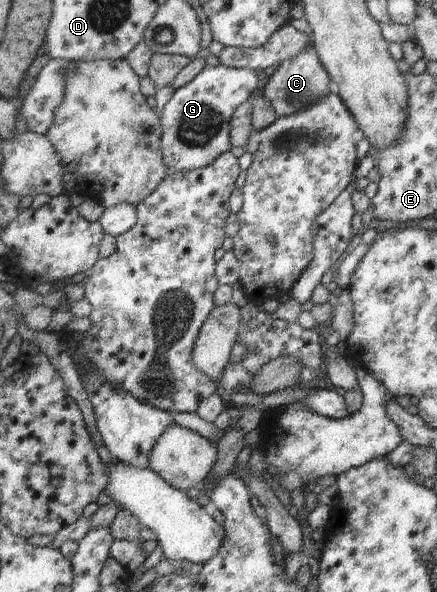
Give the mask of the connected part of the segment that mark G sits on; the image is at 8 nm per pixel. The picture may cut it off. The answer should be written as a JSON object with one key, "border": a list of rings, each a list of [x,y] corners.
{"border":[[[219,62],[215,67],[207,66],[206,70],[200,72],[190,84],[176,89],[174,98],[166,104],[160,119],[163,125],[163,139],[160,140],[160,148],[163,149],[164,161],[167,162],[168,168],[178,172],[198,170],[207,167],[226,154],[233,145],[231,120],[240,106],[253,99],[254,90],[260,86],[258,82],[260,80],[258,80],[257,71],[229,67]]]}

